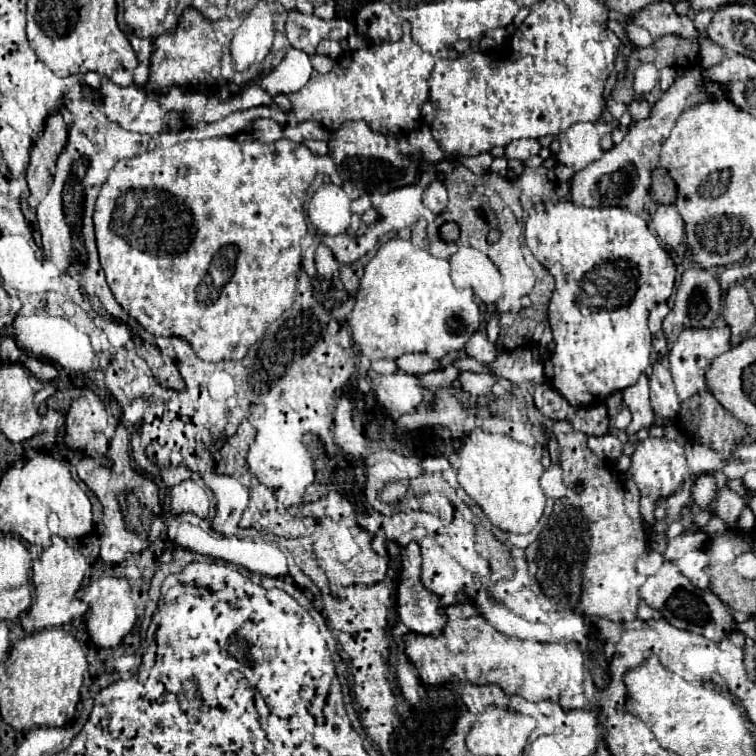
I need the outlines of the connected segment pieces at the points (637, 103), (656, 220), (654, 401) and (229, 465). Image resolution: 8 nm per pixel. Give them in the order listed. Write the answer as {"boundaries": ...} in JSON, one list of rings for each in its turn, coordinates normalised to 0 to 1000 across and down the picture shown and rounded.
{"boundaries":[[[[843,128],[843,131],[837,131],[832,136],[832,152],[837,155],[837,160],[856,157],[858,155],[858,147],[861,147],[861,139],[851,128]]],[[[872,271],[864,284],[864,300],[882,327],[898,327],[906,316],[903,290],[893,271]]],[[[872,478],[864,480],[864,496],[858,504],[858,515],[861,515],[861,536],[866,541],[866,546],[874,546],[877,552],[890,552],[898,541],[898,525],[893,520],[893,509],[888,501],[888,491],[874,483]]],[[[321,557],[311,575],[303,578],[298,583],[298,589],[292,591],[292,610],[287,612],[287,626],[303,626],[311,631],[321,631],[327,628],[327,594],[335,586],[337,578],[337,567]]]]}

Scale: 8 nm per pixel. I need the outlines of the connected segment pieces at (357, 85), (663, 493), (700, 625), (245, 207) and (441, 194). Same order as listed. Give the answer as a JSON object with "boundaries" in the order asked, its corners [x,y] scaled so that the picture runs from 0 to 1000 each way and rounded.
{"boundaries":[[[[544,33],[528,54],[472,65],[459,78],[443,83],[435,97],[414,97],[398,120],[382,123],[390,160],[417,160],[435,173],[475,157],[485,160],[499,176],[546,172],[549,161],[558,160],[558,139],[567,132],[567,94],[575,75],[557,67],[544,54],[542,42]]],[[[858,577],[843,589],[835,602],[835,634],[840,636],[848,655],[861,660],[885,657],[893,644],[911,628],[903,587],[896,583],[884,583],[878,578]]],[[[880,742],[880,747],[861,763],[856,763],[856,769],[848,776],[848,790],[864,800],[866,806],[872,806],[877,811],[880,819],[885,819],[890,827],[903,829],[903,832],[914,832],[919,837],[933,840],[935,845],[951,848],[956,843],[956,829],[959,829],[959,840],[964,840],[975,824],[972,819],[964,813],[962,803],[954,803],[954,792],[940,782],[940,779],[925,779],[919,776],[898,753],[890,742]]],[[[279,181],[279,184],[250,184],[234,189],[221,197],[200,197],[194,202],[184,202],[184,208],[171,208],[155,213],[139,237],[123,282],[126,295],[126,321],[134,343],[134,356],[139,361],[142,377],[152,393],[152,398],[179,422],[189,435],[202,443],[231,443],[245,448],[258,470],[269,478],[319,478],[329,459],[351,440],[351,435],[366,425],[388,401],[393,388],[393,358],[398,353],[398,332],[396,316],[406,311],[403,298],[403,269],[407,266],[406,253],[414,234],[431,230],[439,242],[451,246],[446,221],[435,205],[419,208],[401,189],[388,189],[382,184],[369,184],[366,189],[343,189],[324,187],[321,181]]],[[[573,239],[567,245],[567,250],[560,255],[560,271],[573,279],[575,284],[589,279],[589,271],[591,271],[591,247],[581,239]]]]}

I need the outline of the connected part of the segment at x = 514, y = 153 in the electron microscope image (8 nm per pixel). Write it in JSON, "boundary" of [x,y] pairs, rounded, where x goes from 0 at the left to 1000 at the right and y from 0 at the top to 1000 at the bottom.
{"boundary":[[[684,184],[668,194],[668,205],[673,210],[687,210],[687,213],[697,213],[700,208],[710,205],[713,200],[716,200],[716,192],[710,184]]]}

